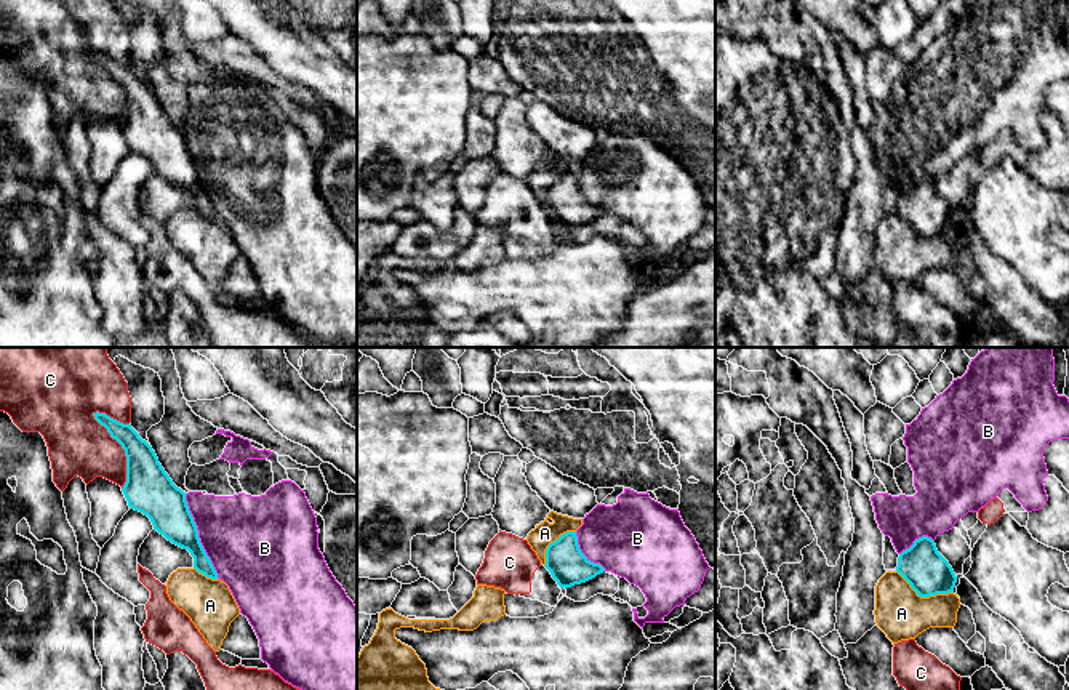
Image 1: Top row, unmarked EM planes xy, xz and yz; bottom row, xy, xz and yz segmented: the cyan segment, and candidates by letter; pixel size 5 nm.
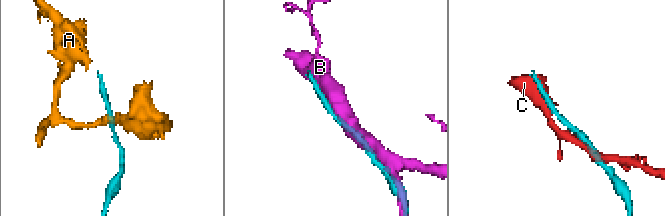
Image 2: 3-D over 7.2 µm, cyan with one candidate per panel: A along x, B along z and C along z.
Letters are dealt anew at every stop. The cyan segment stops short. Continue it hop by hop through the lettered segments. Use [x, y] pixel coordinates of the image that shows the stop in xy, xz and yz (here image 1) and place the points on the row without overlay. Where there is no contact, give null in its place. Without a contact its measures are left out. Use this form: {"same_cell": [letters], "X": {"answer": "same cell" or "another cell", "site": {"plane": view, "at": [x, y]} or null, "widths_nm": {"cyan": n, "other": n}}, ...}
{"same_cell": [], "A": {"answer": "another cell", "site": {"plane": "yz", "at": [924, 237]}, "widths_nm": {"cyan": 220, "other": 240}}, "B": {"answer": "another cell", "site": {"plane": "xy", "at": [197, 176]}, "widths_nm": {"cyan": 220, "other": 420}}, "C": {"answer": "another cell", "site": {"plane": "xy", "at": [124, 90]}, "widths_nm": {"cyan": 240, "other": 300}}}

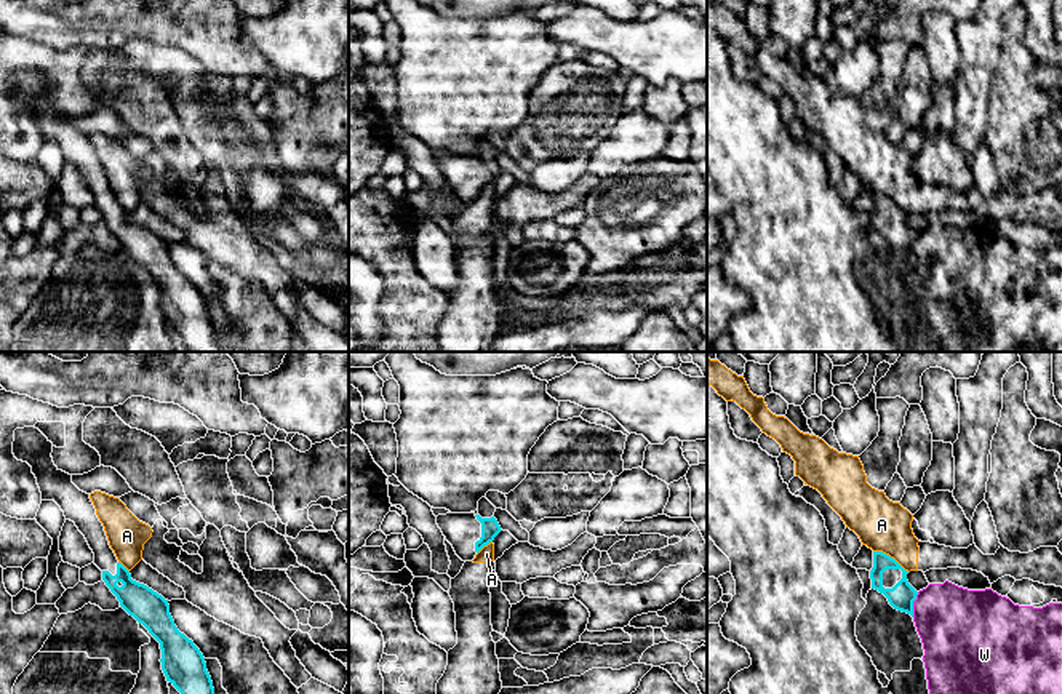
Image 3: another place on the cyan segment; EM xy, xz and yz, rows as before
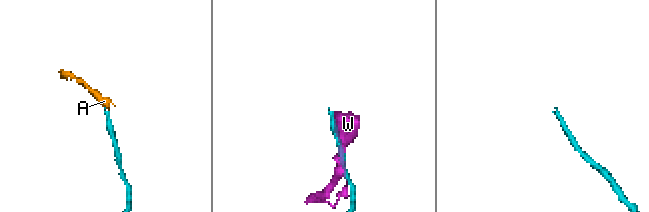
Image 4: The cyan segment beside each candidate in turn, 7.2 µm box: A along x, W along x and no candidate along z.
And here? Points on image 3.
{"same_cell": [], "A": {"answer": "another cell", "site": {"plane": "yz", "at": [890, 199]}, "widths_nm": {"cyan": 140, "other": 260}}, "W": {"answer": "another cell", "site": {"plane": "yz", "at": [912, 247]}, "widths_nm": {"cyan": 140, "other": 380}}}

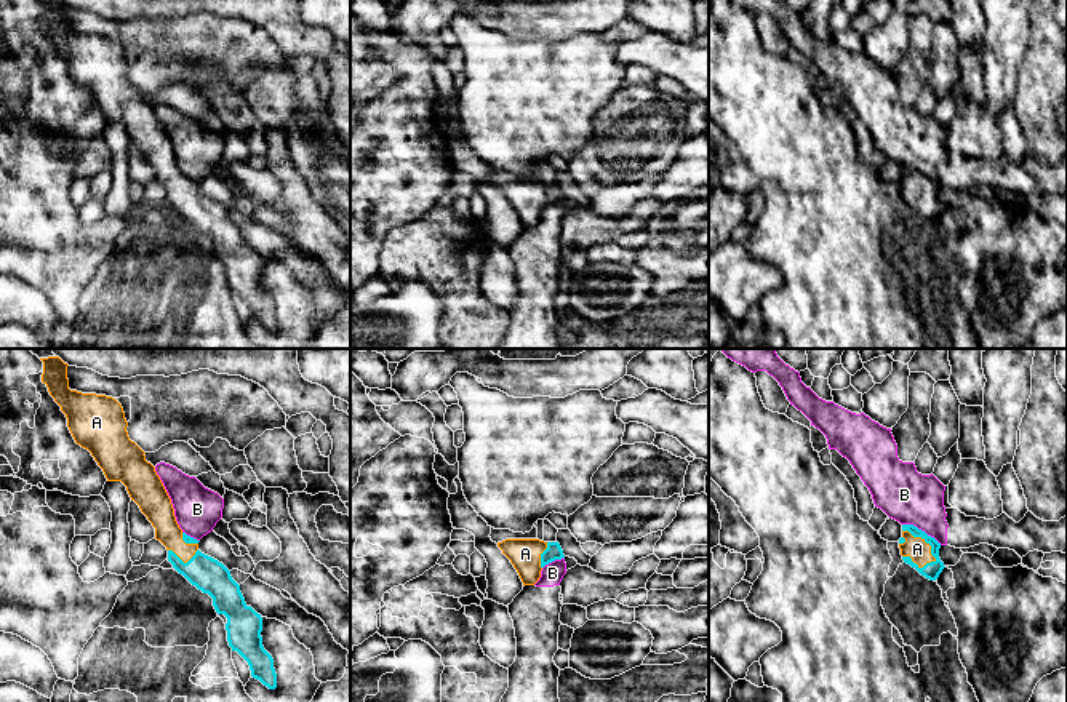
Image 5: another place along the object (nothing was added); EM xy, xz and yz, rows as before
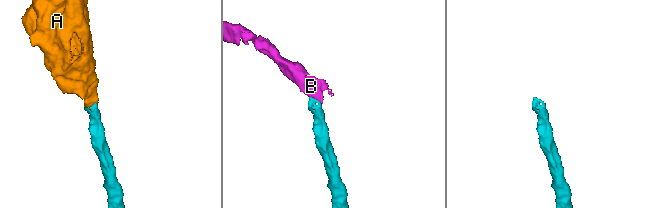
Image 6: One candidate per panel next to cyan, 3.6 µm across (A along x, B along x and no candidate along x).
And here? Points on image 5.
{"same_cell": ["A"], "A": {"answer": "same cell", "site": {"plane": "yz", "at": [923, 179]}, "widths_nm": {"cyan": 90, "other": 110}}, "B": {"answer": "another cell", "site": {"plane": "yz", "at": [920, 171]}, "widths_nm": {"cyan": 90, "other": 260}}}

